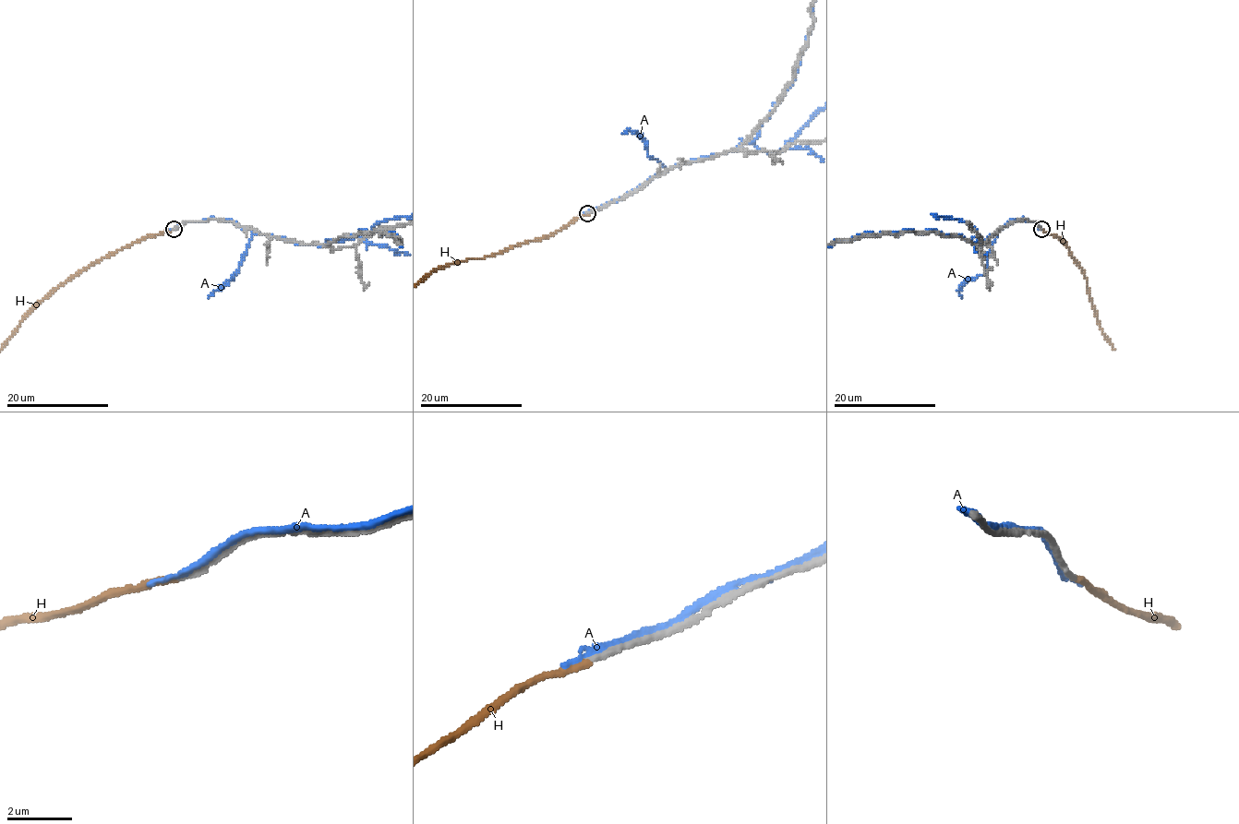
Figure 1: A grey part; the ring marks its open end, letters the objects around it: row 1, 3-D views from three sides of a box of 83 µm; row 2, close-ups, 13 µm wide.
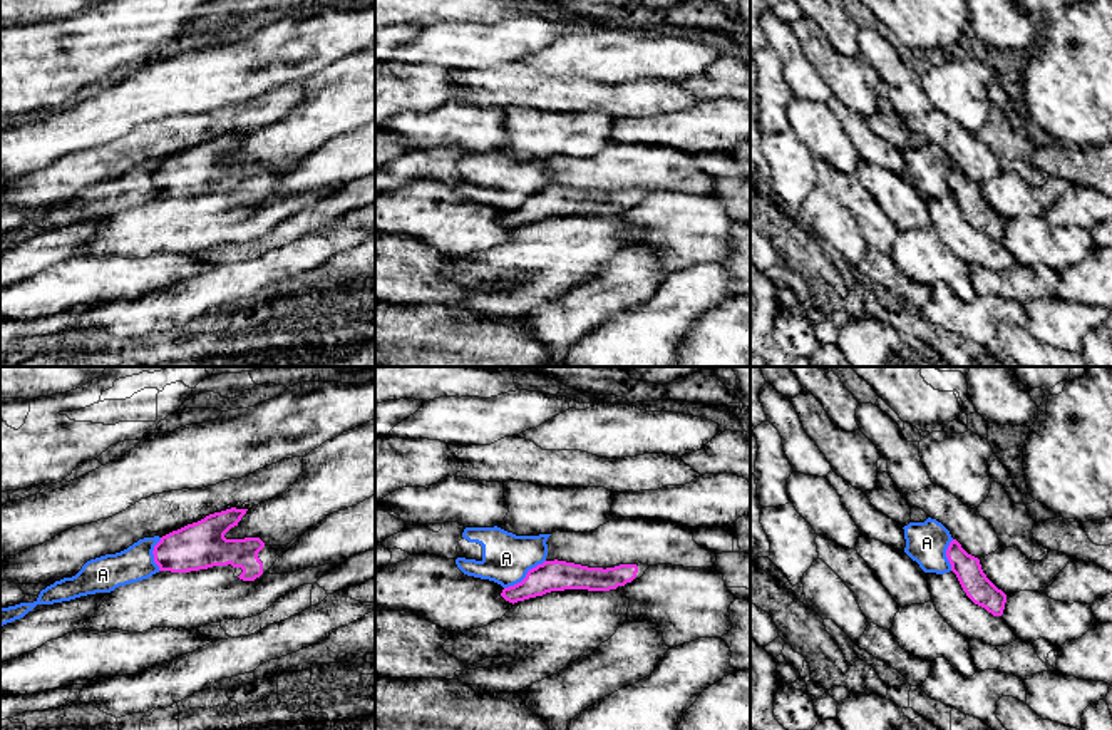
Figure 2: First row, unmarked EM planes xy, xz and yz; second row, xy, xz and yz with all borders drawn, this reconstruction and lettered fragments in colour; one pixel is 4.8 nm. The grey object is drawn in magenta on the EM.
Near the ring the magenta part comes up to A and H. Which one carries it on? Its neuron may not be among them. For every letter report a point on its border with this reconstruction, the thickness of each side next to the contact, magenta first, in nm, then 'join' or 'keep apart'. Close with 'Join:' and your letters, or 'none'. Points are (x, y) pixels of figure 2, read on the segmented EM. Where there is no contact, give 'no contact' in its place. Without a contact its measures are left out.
A: xz (526, 576) | 140/240 nm | keep apart
H: no contact | join
Join: H

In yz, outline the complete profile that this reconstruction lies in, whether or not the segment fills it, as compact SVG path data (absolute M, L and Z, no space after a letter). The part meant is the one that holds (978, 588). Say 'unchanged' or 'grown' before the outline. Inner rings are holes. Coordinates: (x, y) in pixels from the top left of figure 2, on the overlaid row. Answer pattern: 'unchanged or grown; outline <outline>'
unchanged; outline M956 539L950 542L946 558L966 596L993 616L1001 616L1006 594L986 578L980 559L968 554Z

